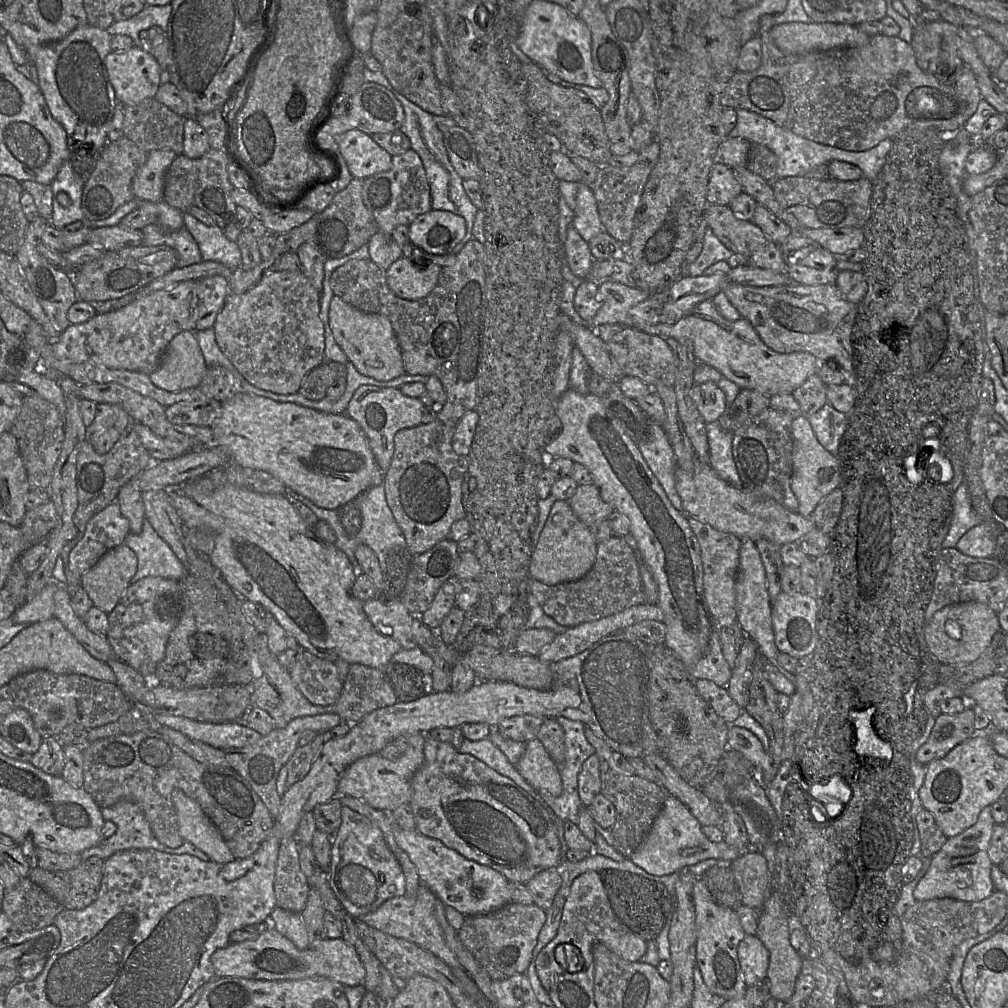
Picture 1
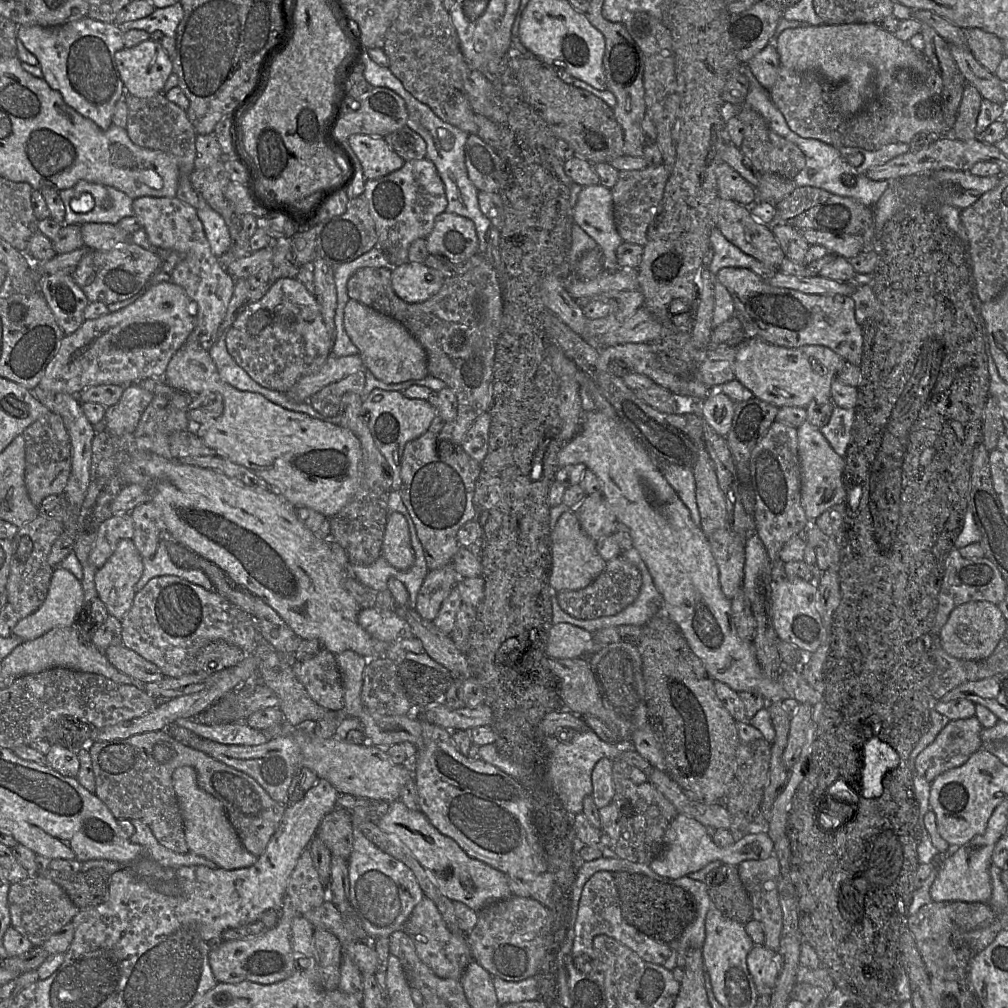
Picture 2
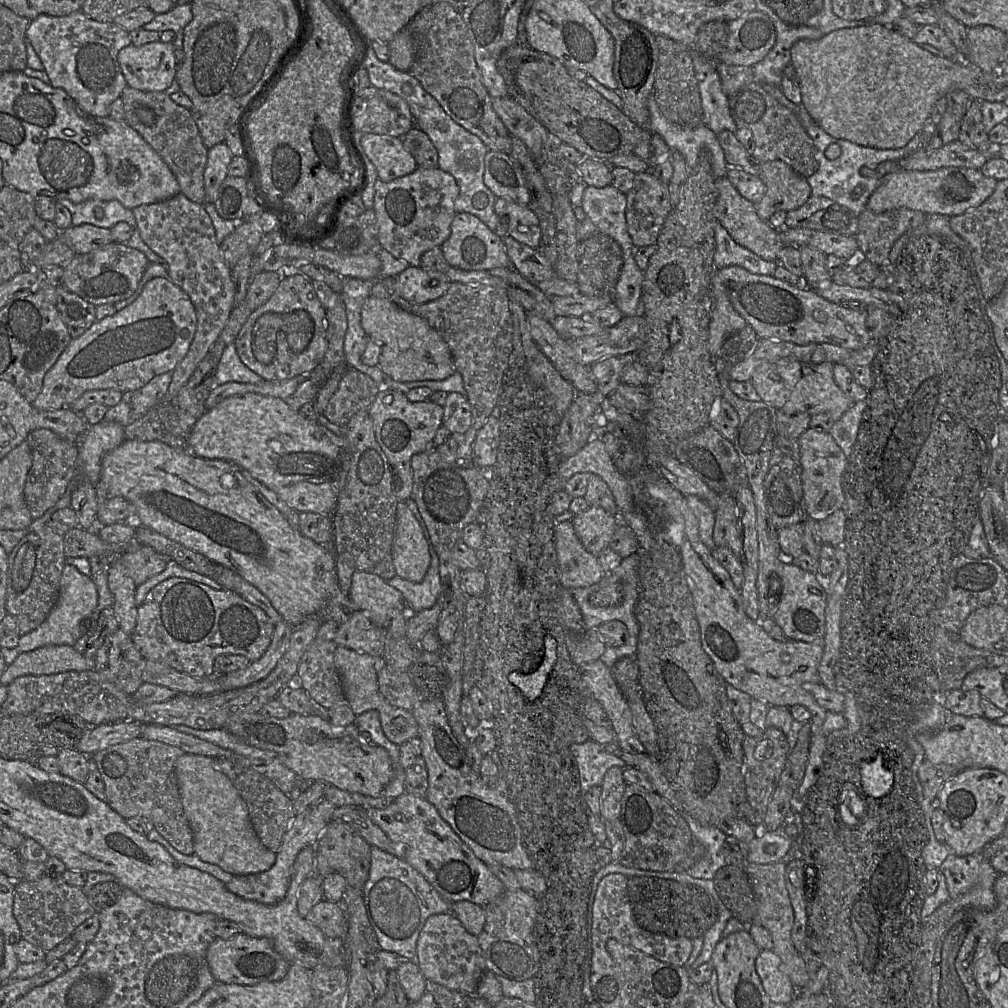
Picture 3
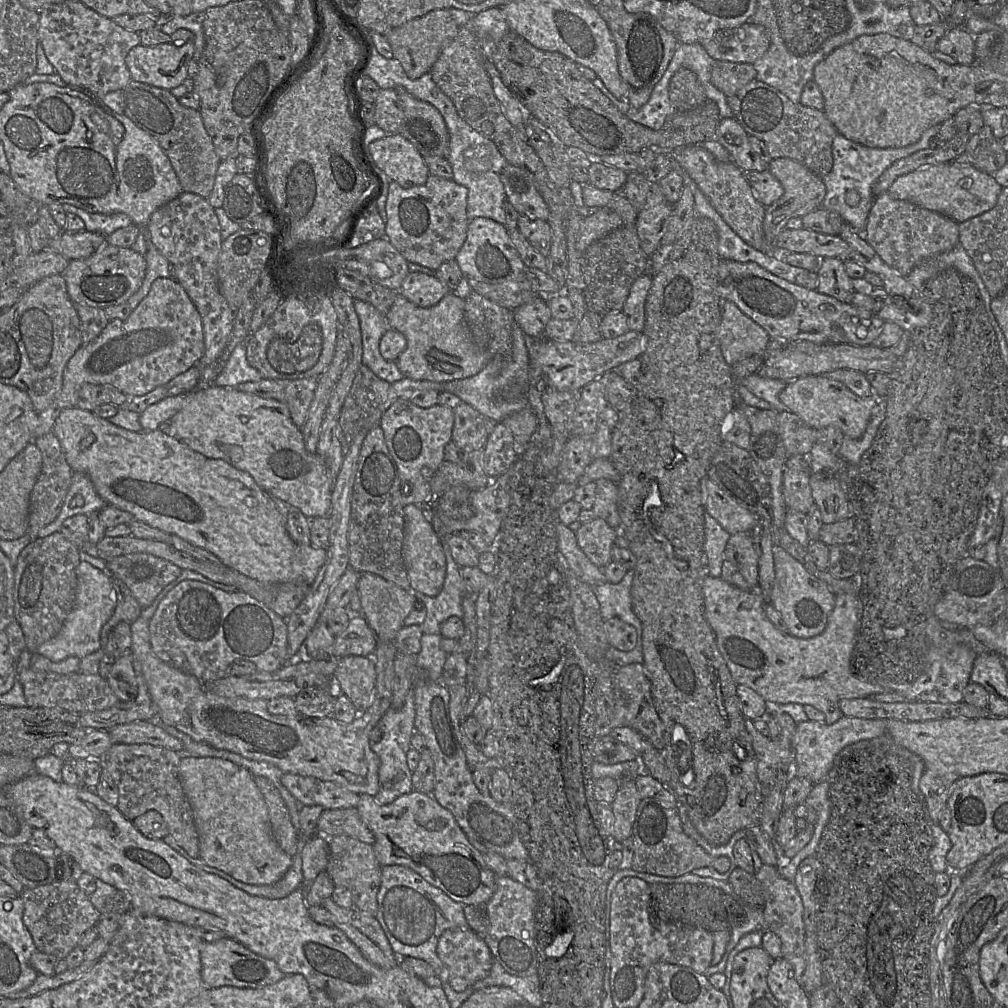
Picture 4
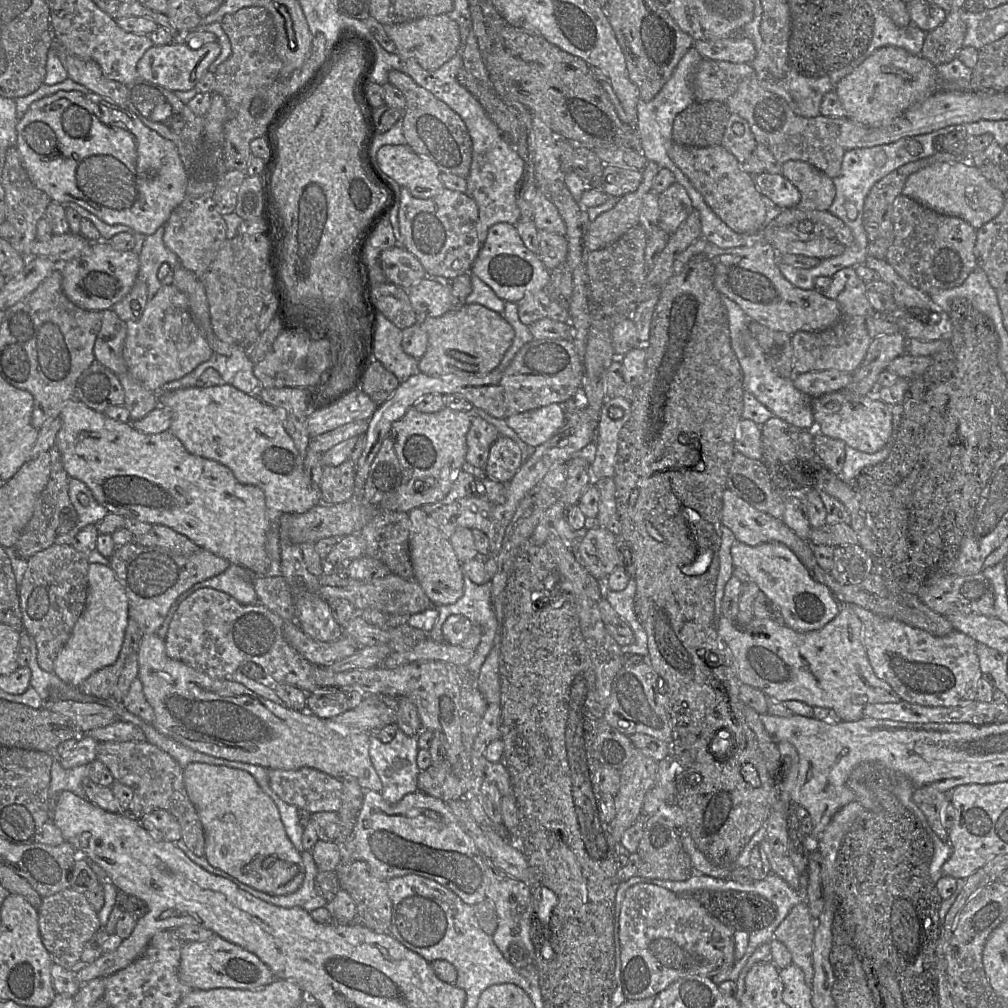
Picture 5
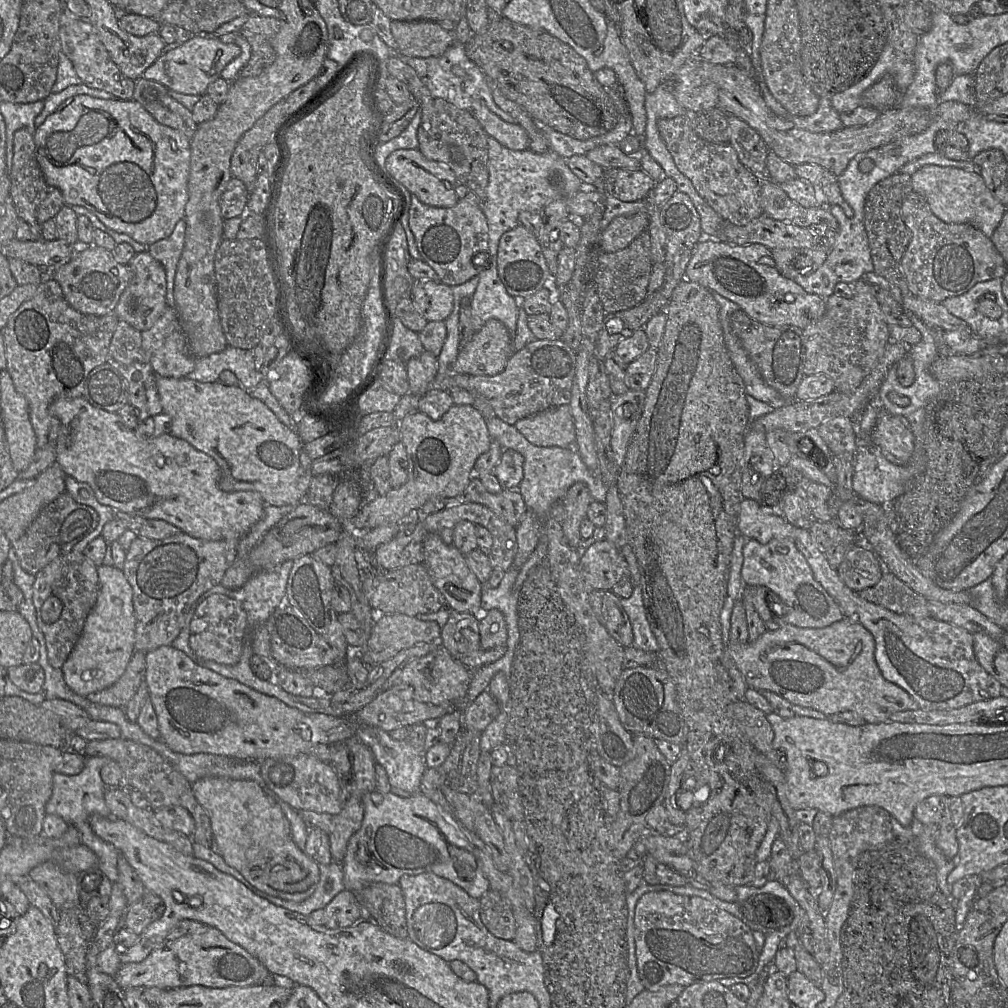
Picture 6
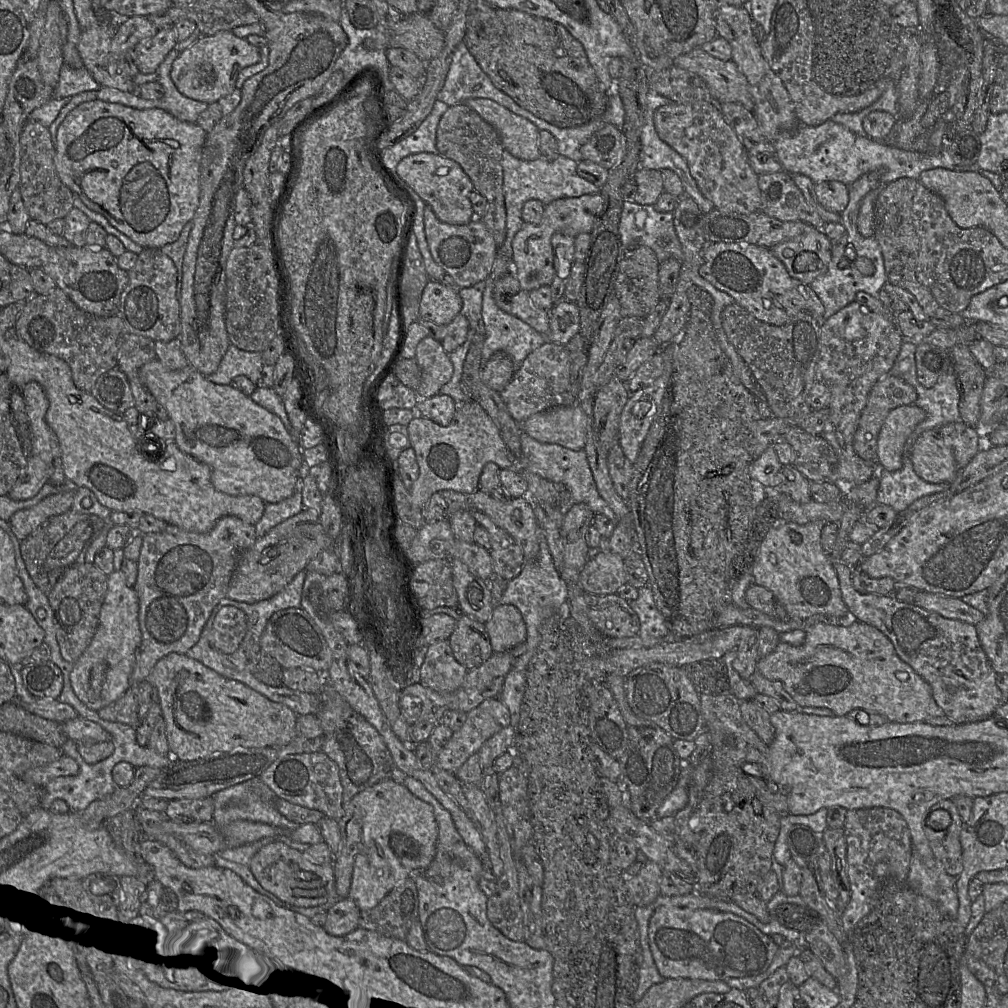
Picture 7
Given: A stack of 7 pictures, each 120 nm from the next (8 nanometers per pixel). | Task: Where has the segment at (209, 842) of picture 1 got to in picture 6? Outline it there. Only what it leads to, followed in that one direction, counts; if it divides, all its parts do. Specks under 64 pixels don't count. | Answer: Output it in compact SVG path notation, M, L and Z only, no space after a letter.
M206 777L194 782L191 788L196 800L210 818L210 849L220 855L227 865L240 872L255 888L275 898L303 902L314 893L320 879L318 863L296 846L292 839L290 824L280 806L268 797L255 781Z

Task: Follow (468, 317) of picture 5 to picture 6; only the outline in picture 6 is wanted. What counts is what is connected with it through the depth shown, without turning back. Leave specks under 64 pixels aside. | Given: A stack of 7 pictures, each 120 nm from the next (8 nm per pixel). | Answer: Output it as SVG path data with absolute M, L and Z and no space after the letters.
M490 319L461 348L452 369L472 375L499 374L514 353L512 341L506 326L499 320Z

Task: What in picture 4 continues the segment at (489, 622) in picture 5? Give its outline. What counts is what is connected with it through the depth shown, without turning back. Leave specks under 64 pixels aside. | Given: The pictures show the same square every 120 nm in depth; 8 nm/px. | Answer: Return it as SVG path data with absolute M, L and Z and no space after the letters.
M442 540L446 558L446 576L441 591L436 596L427 596L410 588L409 593L422 602L426 617L421 625L423 634L441 636L442 623L451 616L462 619L462 599L473 594L466 586L460 574L460 566L455 563L446 540Z

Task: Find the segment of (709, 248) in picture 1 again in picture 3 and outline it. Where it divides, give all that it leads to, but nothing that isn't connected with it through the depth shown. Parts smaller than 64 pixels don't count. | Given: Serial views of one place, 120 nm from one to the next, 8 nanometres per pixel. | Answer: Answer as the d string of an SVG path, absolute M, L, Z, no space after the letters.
M716 222L715 241L714 264L717 270L740 266L754 274L773 276L779 266L778 262L767 261L738 244L719 222Z

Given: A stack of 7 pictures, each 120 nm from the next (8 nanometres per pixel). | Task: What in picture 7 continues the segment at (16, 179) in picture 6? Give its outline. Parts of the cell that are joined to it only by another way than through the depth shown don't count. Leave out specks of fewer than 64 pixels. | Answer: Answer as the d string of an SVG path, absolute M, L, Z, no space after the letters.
M27 121L20 135L20 146L21 165L18 188L30 219L47 225L56 219L65 218L73 208L74 194L57 174L54 163L55 145L49 128L37 121Z

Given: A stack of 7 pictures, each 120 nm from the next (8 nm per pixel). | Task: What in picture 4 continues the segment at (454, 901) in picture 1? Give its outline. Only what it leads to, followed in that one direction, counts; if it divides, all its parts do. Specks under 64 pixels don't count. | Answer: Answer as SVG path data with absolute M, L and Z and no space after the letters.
M412 790L392 803L379 805L374 797L361 794L356 806L362 822L374 834L374 853L383 866L400 865L410 868L432 886L462 905L485 905L495 891L497 876L487 866L483 854L467 839L453 814L442 807L430 794Z

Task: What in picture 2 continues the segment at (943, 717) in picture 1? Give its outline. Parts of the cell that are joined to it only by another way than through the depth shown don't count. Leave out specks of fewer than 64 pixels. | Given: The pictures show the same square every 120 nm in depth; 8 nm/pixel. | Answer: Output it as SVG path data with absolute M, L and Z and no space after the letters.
M976 716L948 721L934 742L917 756L915 760L916 773L932 783L939 775L962 766L973 753L982 748L981 730L982 726Z

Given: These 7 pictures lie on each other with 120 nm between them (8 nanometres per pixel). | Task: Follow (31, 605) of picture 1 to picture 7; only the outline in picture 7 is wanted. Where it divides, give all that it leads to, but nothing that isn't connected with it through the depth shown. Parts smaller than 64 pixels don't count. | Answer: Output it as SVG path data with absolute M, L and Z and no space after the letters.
M114 570L107 576L107 592L96 632L69 676L78 699L96 712L120 698L129 687L141 639L138 613L139 600L134 588L127 586L121 570Z

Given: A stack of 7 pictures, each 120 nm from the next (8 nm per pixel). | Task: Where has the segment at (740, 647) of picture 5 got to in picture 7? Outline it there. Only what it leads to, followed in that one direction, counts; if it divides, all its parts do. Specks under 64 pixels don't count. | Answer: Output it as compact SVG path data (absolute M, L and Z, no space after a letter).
M857 620L842 621L839 624L824 624L816 623L805 626L805 641L801 646L792 646L788 643L779 642L775 650L763 658L759 658L757 662L757 672L761 673L770 681L781 682L787 693L795 700L801 707L818 707L830 709L835 716L846 716L850 711L861 709L867 713L876 713L884 716L888 722L893 723L913 723L924 722L930 717L945 716L944 711L937 705L929 684L918 675L907 663L902 661L897 655L892 642L877 628L865 624Z

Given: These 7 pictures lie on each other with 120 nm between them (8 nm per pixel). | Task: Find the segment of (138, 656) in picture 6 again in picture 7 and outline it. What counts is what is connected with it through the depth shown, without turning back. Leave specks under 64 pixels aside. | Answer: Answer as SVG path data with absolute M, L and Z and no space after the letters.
M144 680L130 685L120 698L97 713L103 720L127 724L136 730L155 704L160 705L157 690Z

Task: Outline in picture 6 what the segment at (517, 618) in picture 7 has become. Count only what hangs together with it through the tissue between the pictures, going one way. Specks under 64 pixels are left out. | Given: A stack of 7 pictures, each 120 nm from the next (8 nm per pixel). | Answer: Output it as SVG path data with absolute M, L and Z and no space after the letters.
M491 609L483 614L474 614L479 620L479 635L481 649L506 647L508 630L504 615L498 609Z

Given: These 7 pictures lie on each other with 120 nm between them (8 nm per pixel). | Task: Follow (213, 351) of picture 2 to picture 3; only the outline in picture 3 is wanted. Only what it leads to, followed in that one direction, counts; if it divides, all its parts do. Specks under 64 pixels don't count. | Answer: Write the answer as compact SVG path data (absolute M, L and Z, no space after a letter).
M233 343L225 347L214 374L214 386L229 382L258 384L262 380L242 363Z

